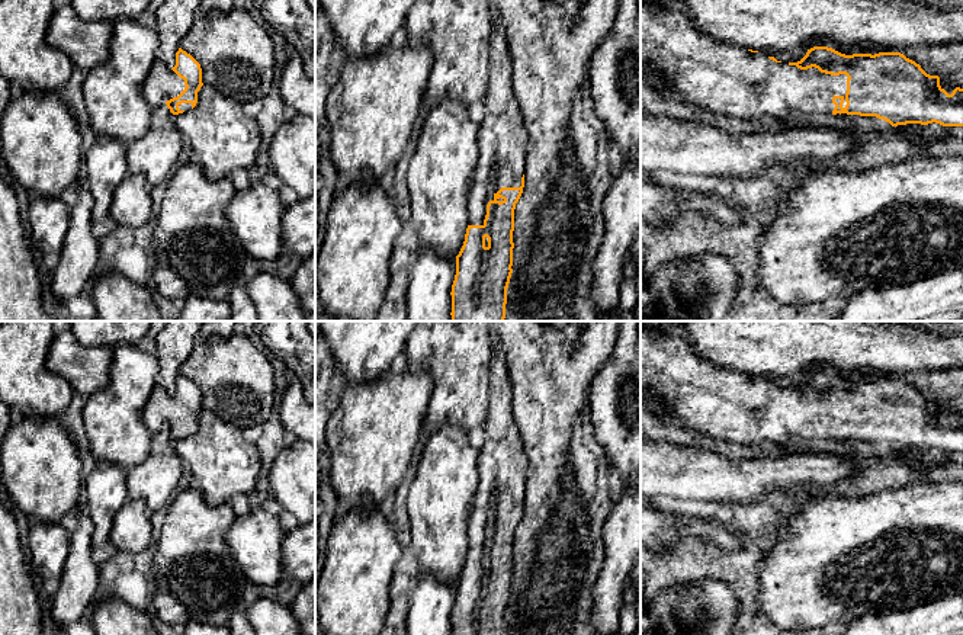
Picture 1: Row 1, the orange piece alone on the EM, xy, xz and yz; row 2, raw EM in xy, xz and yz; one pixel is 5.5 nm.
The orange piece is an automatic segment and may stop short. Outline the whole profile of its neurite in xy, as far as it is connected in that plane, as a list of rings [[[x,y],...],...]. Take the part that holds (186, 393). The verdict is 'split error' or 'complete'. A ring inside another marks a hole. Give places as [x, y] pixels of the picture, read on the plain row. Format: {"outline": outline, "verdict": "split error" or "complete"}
{"outline": [[[179,373],[173,394],[158,384],[153,388],[142,420],[151,434],[166,430],[173,440],[179,440],[196,432],[202,411],[200,389]]], "verdict": "split error"}

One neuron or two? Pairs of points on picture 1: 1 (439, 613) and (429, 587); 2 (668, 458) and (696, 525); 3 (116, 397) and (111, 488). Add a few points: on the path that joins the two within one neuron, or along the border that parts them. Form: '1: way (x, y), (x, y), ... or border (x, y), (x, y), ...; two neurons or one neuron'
1: way (433, 608), (432, 593); one neuron
2: border (699, 504), (684, 506); two neurons
3: way (115, 420), (115, 452), (111, 465); one neuron

